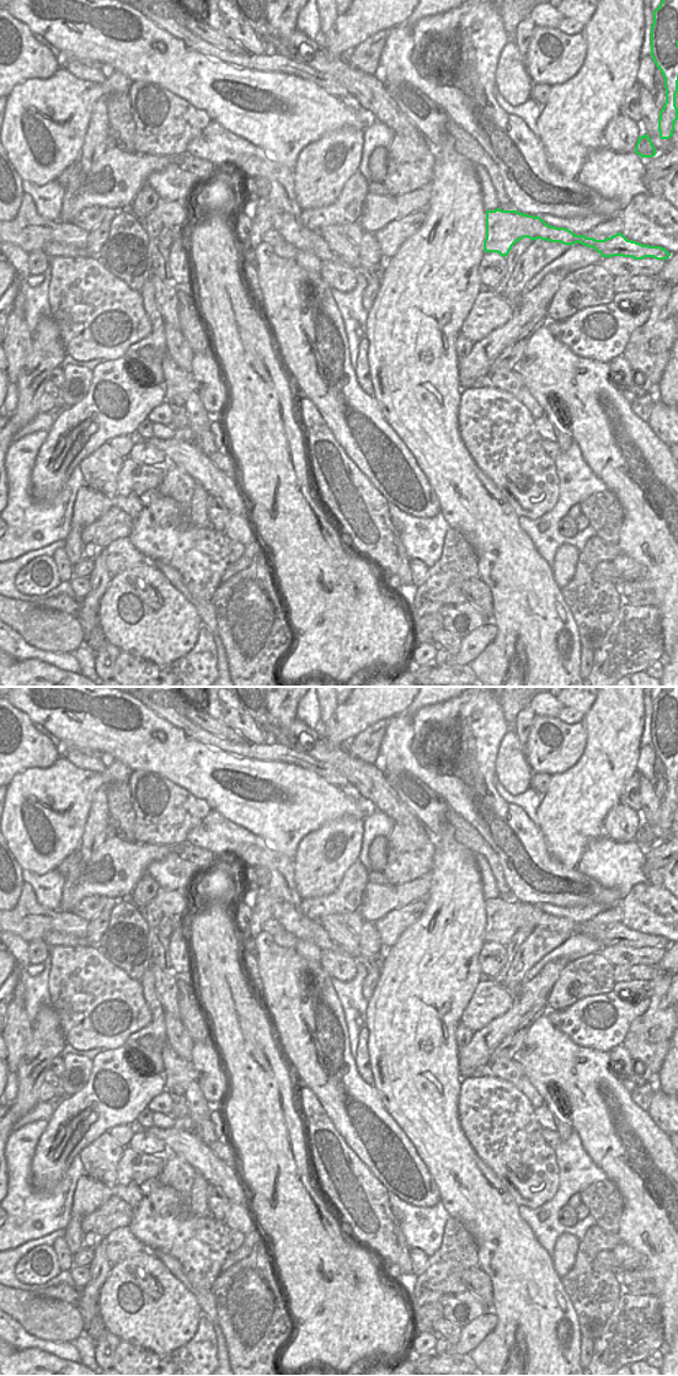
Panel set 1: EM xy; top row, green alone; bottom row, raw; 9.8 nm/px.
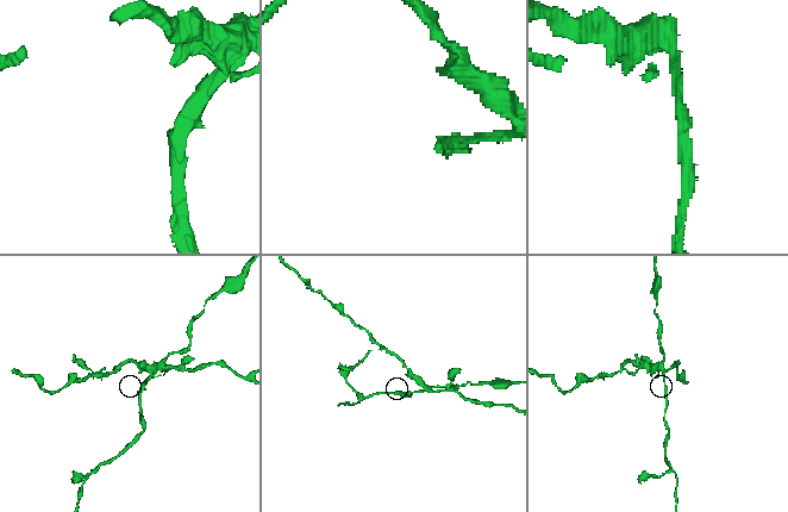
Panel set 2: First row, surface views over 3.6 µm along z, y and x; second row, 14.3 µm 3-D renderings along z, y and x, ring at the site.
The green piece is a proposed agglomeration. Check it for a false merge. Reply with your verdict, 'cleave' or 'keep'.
cleave

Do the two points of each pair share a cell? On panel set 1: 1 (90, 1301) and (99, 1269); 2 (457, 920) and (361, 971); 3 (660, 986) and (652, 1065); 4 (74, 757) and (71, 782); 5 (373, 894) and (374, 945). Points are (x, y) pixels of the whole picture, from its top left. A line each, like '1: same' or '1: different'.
1: same
2: different
3: same
4: different
5: different

